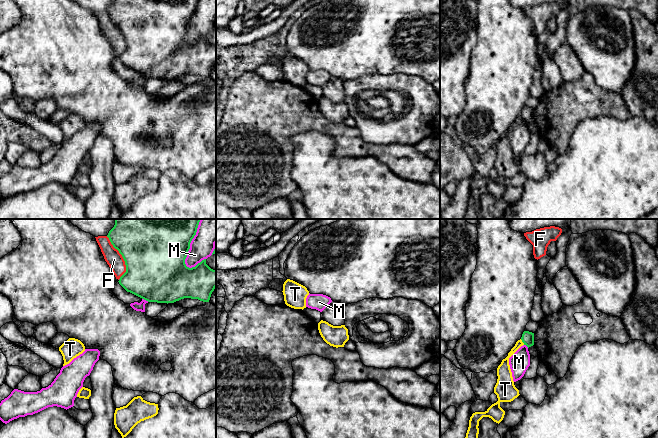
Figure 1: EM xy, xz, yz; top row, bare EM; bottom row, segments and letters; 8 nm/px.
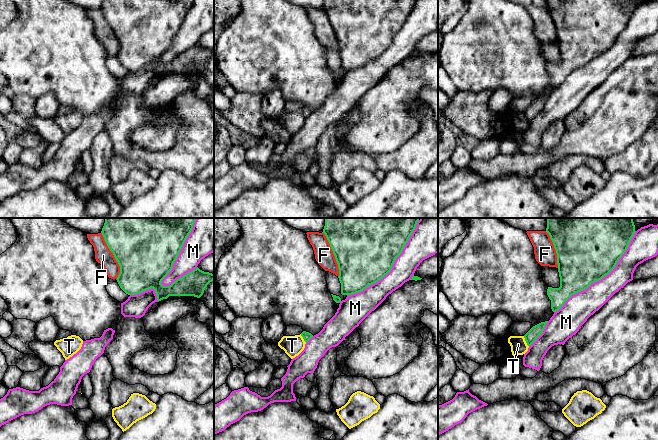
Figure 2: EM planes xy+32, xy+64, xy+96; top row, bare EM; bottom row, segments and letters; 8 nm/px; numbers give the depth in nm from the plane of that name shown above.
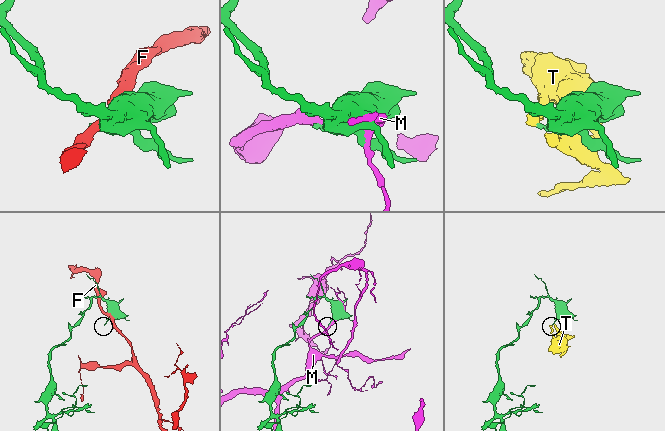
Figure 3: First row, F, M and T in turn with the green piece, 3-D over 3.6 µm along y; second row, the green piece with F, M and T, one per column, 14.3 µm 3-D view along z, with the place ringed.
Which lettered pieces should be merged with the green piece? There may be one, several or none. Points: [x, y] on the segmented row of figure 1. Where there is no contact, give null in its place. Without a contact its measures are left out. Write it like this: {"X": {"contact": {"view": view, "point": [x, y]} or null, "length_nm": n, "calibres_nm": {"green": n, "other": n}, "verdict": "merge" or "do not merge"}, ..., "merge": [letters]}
{"F": {"contact": {"view": "xy", "point": [123, 258]}, "length_nm": 360, "calibres_nm": {"green": 500, "other": 140}, "verdict": "do not merge"}, "M": {"contact": {"view": "xy", "point": [189, 244]}, "length_nm": 420, "calibres_nm": {"green": 500, "other": 260}, "verdict": "do not merge"}, "T": {"contact": {"view": "yz", "point": [522, 341]}, "length_nm": 60, "calibres_nm": {"green": 100, "other": 80}, "verdict": "do not merge"}, "merge": []}

